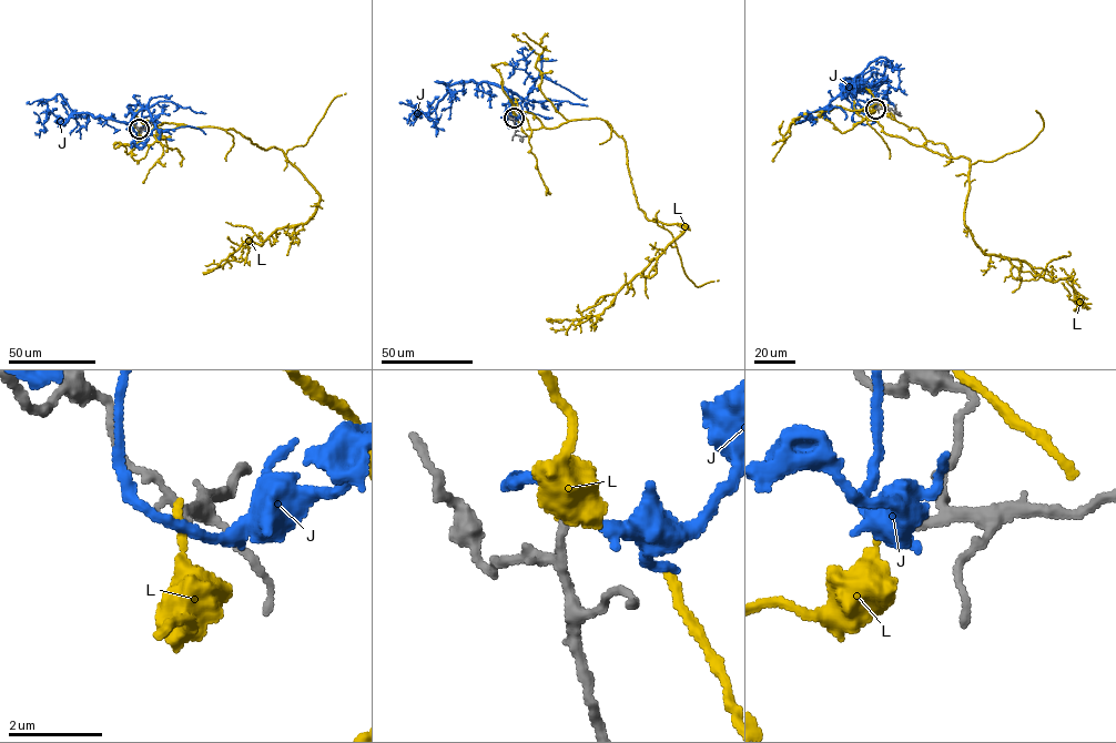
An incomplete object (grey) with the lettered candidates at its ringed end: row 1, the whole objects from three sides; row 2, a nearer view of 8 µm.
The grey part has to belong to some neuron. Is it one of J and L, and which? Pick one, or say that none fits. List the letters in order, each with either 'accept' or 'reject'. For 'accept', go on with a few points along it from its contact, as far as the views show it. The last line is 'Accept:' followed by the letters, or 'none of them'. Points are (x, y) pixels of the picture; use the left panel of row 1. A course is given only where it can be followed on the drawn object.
J: reject
L: reject
Accept: none of them

